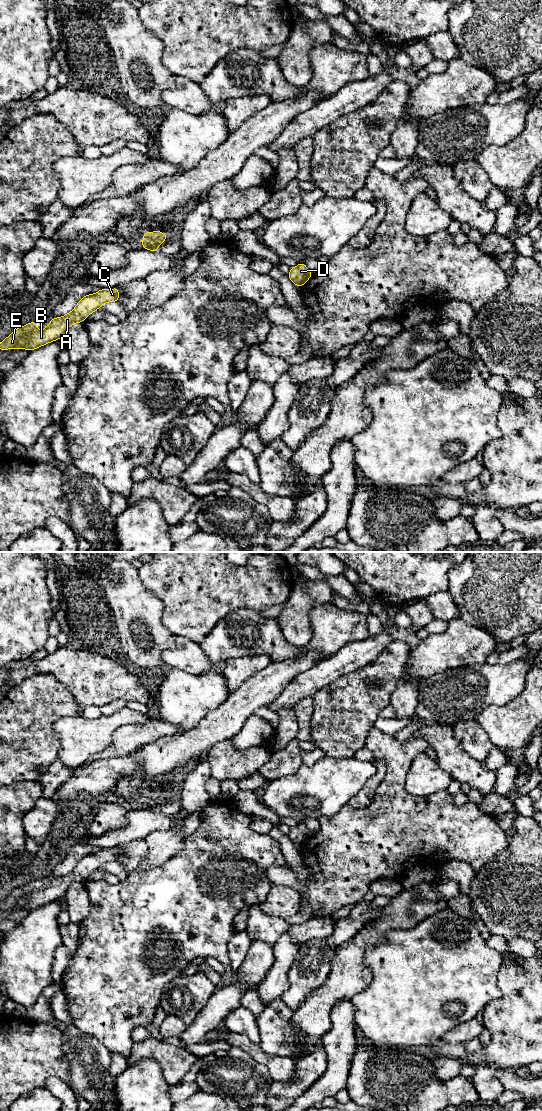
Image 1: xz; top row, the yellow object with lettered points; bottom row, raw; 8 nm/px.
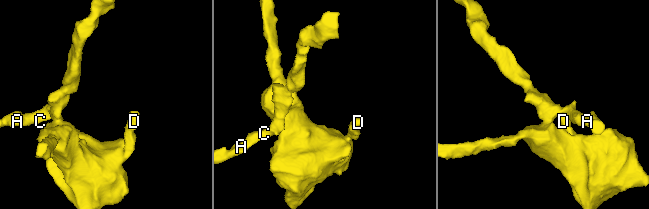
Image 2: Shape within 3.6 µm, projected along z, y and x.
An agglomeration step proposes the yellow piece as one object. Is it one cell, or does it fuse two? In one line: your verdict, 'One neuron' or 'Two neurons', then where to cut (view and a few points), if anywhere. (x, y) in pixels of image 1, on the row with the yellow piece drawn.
Two neurons. Split along xz (150, 232), (150, 243), (157, 246)

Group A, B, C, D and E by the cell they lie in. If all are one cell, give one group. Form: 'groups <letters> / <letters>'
groups A B C E / D

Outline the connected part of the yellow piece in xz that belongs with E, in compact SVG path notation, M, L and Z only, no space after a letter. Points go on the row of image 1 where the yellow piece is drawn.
M119 288L100 289L98 292L85 295L74 309L62 317L52 318L45 329L38 330L37 323L32 321L14 331L0 342L0 350L16 348L18 350L35 350L53 341L63 338L68 328L83 321L102 305L108 302L119 302Z

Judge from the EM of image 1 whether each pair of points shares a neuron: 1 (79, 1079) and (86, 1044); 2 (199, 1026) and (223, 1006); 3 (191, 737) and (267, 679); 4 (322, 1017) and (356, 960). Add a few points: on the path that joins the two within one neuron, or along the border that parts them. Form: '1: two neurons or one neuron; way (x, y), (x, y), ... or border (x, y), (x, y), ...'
1: one neuron; way (86, 1070), (86, 1053)
2: one neuron; way (205, 1022), (217, 1010)
3: one neuron; way (210, 730), (221, 724), (248, 697)
4: one neuron; way (322, 1003), (348, 974)

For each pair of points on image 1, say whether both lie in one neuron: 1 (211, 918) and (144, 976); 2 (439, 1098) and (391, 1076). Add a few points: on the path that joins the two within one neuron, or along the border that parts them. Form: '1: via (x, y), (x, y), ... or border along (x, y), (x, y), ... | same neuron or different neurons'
1: via (196, 936), (181, 952), (172, 952), (159, 965) | same neuron
2: via (427, 1098), (413, 1098), (403, 1088) | same neuron

